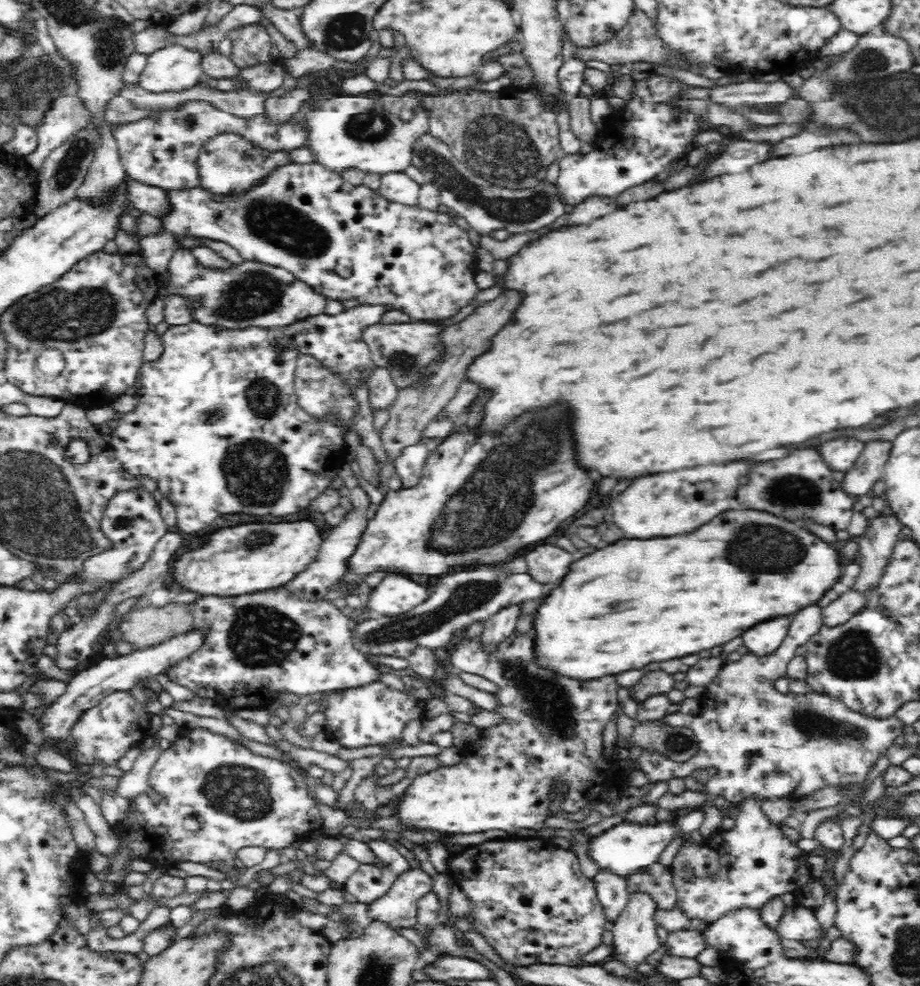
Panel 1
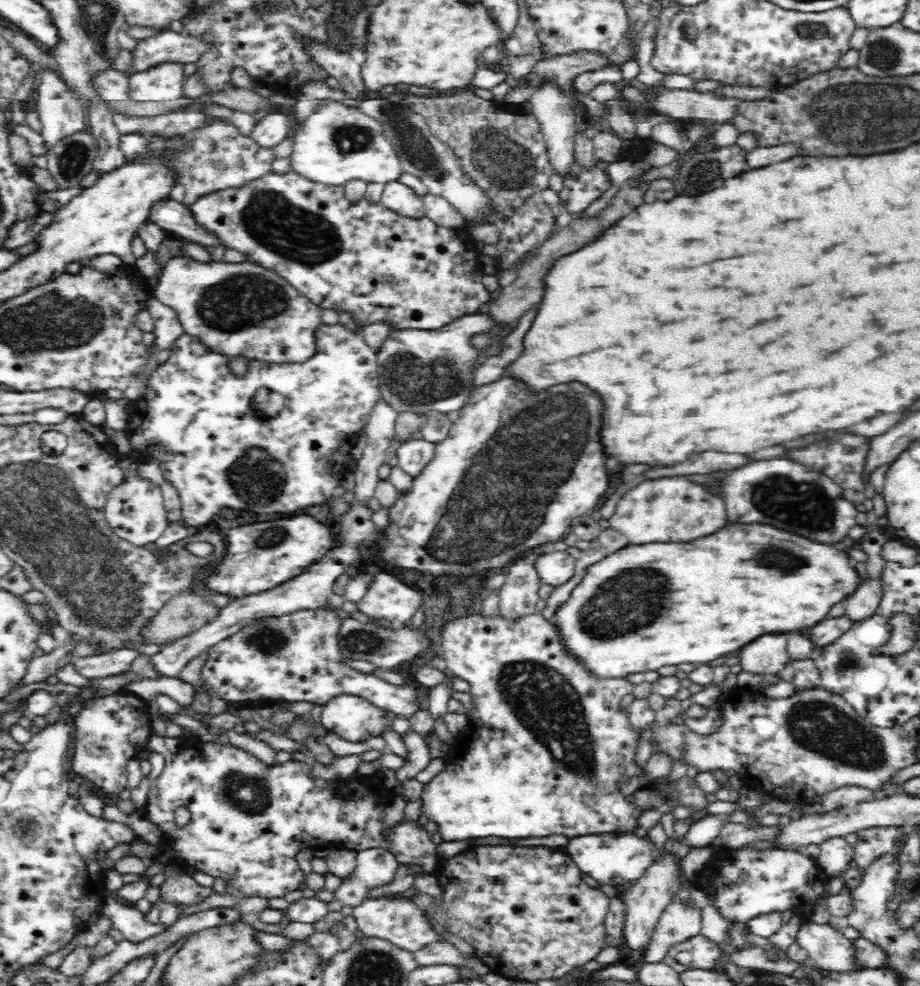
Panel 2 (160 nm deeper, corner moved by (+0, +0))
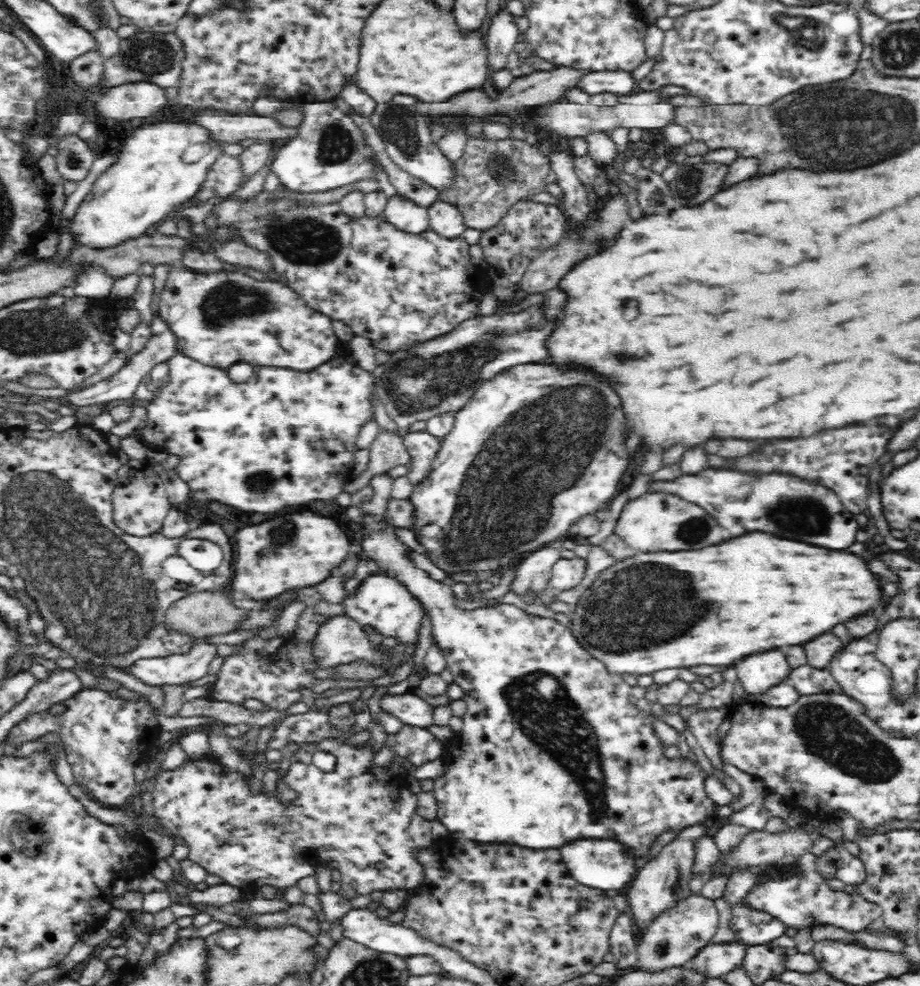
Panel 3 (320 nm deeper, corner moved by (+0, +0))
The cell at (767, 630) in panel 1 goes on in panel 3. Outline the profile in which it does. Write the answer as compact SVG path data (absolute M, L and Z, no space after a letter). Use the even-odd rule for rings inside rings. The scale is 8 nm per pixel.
M772 648L772 650L744 656L736 664L736 670L745 692L756 694L764 692L779 682L786 681L790 664L786 660L786 654L780 648Z

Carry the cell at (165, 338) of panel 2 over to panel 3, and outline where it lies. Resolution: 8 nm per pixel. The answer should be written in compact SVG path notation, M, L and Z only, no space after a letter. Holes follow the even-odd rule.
M156 310L156 314L152 315L150 320L150 330L152 334L146 342L145 347L130 356L128 362L118 371L104 380L99 380L86 386L82 390L70 390L66 392L62 398L68 402L70 407L82 408L82 406L94 406L94 404L104 404L112 400L131 398L136 391L140 380L149 374L151 369L158 363L166 362L174 353L178 351L178 335L170 329L170 325L166 319L160 315L160 311Z

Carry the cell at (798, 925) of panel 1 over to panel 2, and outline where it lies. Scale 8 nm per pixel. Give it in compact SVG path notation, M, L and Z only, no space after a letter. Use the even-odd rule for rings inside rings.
M810 920L800 923L795 942L806 950L812 964L824 970L862 969L853 964L854 943L844 937L842 929L831 924L816 924Z

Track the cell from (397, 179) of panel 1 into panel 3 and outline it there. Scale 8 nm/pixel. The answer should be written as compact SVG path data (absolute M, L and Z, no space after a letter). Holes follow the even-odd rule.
M398 192L387 197L383 215L390 223L406 232L424 232L430 228L427 209Z

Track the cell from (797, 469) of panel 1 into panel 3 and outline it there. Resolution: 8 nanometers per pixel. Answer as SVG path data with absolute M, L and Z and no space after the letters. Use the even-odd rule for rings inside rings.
M710 468L696 476L686 474L674 480L652 481L649 485L652 491L677 494L702 506L717 518L720 526L730 530L732 536L750 530L766 530L770 534L778 534L780 538L794 538L798 542L844 550L852 542L856 542L854 536L860 528L856 516L846 510L840 498L826 486L782 472L760 474Z

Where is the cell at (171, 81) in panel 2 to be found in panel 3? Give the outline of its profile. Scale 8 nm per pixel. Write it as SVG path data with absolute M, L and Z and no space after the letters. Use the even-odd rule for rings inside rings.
M145 80L113 86L106 95L95 100L96 114L117 123L126 122L126 120L136 117L156 116L163 106L170 105L166 89L164 86L159 86L154 82L145 82Z

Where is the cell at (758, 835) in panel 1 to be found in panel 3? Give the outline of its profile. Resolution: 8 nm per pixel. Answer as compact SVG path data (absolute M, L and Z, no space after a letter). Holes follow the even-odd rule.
M808 852L780 863L752 867L752 871L758 871L759 880L750 882L750 888L746 890L746 894L742 894L742 900L736 902L736 906L743 905L772 914L786 926L794 928L800 928L804 924L820 926L830 922L834 926L842 926L845 930L857 933L866 930L872 923L877 925L878 918L883 914L882 909L850 888L842 892L830 889L828 879L816 868L815 858L812 852Z

